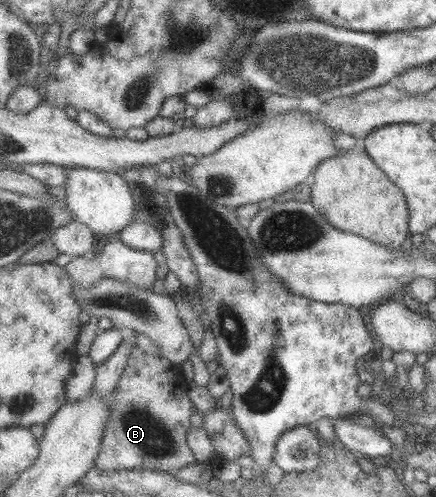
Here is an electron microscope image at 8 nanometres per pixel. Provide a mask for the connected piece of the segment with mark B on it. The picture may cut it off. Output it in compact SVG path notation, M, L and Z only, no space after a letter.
M139 346L133 347L129 364L123 372L113 398L113 416L105 430L104 443L97 458L96 469L124 471L149 469L174 472L197 463L195 453L187 443L191 417L197 413L189 397L185 375L179 365L165 356L147 354Z

